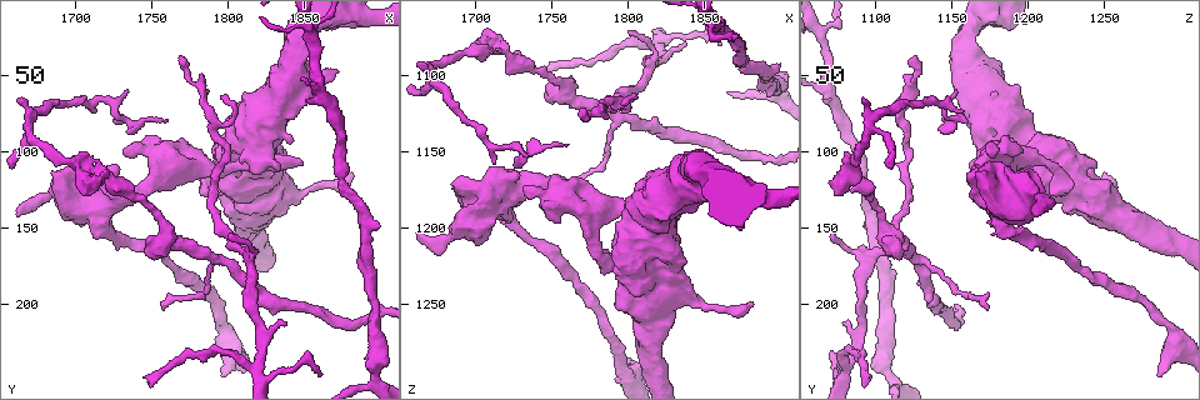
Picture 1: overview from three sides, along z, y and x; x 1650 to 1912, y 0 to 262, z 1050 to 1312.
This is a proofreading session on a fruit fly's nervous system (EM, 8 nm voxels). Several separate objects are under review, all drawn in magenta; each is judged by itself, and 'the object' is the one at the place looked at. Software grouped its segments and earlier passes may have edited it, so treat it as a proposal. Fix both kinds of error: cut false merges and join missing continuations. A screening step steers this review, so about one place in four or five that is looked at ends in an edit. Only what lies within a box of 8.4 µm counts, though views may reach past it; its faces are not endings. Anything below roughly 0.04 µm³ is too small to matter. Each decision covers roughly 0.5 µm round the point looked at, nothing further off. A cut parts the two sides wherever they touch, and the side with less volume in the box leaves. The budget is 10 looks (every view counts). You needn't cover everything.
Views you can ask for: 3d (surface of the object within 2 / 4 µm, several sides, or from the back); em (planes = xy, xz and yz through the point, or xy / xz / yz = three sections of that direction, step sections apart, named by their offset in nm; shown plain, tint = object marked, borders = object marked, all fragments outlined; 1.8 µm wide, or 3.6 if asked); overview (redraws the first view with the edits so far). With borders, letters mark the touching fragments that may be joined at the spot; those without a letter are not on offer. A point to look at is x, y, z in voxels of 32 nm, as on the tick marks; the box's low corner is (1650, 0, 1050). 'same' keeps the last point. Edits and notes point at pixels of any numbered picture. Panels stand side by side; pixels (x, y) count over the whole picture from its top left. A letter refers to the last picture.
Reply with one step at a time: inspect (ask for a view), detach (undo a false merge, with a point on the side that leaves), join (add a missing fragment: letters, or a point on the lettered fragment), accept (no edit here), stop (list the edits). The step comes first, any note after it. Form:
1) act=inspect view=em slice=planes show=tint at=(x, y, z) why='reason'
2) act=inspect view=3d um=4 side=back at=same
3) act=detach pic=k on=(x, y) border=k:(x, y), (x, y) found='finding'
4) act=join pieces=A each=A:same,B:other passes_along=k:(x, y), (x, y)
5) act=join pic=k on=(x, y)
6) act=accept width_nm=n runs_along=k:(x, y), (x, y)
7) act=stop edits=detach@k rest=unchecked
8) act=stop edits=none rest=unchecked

act=inspect view=em slice=xz step=16 show=tint at=(1796, 246, 1286) why='branch stops here'

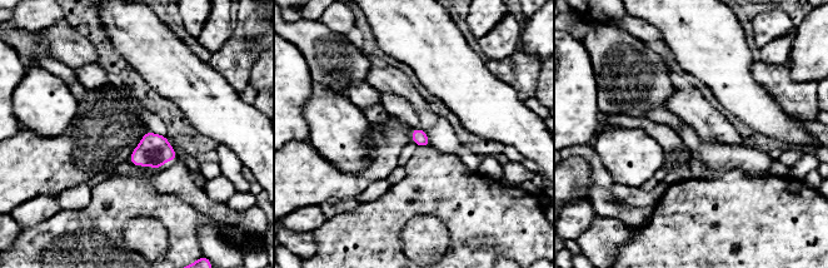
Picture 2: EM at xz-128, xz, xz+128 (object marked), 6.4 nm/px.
act=inspect view=em slice=xz step=16 show=borders at=same why='see the neighbours'

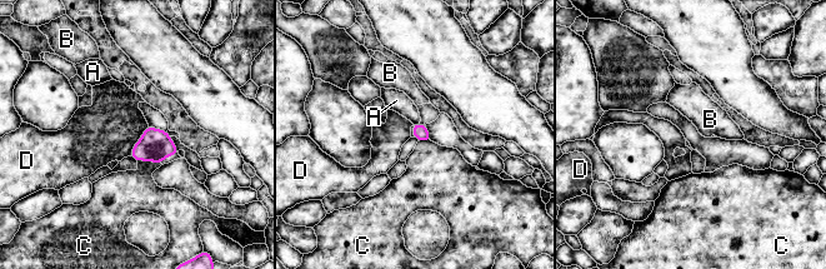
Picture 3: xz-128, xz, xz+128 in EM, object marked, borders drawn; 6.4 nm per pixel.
act=accept each=A:other,B:other,C:other,D:other border=3:(148, 125), (129, 155) found='none of them fits'

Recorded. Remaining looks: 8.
act=inspect view=em slice=xy step=4 show=borders at=(1748, 172, 1116) why='thick end'

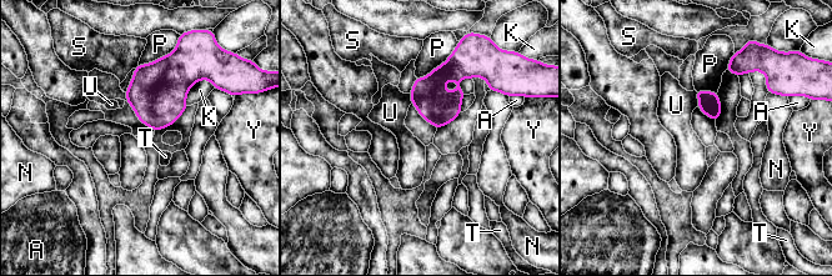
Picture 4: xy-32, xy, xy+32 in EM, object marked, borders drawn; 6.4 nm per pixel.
act=accept longest_contact=P:260nm each=A:other,K:other,N:other,P:other,S:other,T:other,U:other,Y:other border=4:(450, 55), (425, 76), (416, 78) found='none of them fits'

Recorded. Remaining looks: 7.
act=inspect view=em slice=planes show=tint at=(1800, 156, 1074)

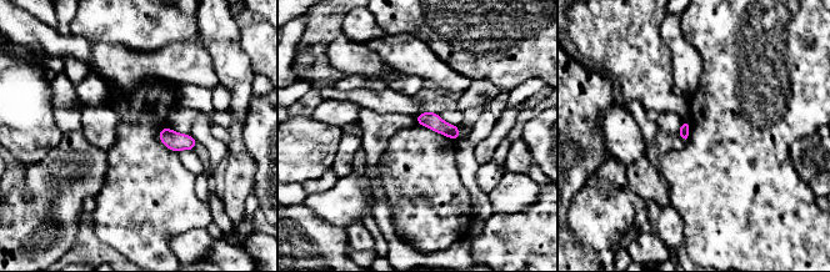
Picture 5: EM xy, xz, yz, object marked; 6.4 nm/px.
act=inspect view=em slice=planes show=borders at=same

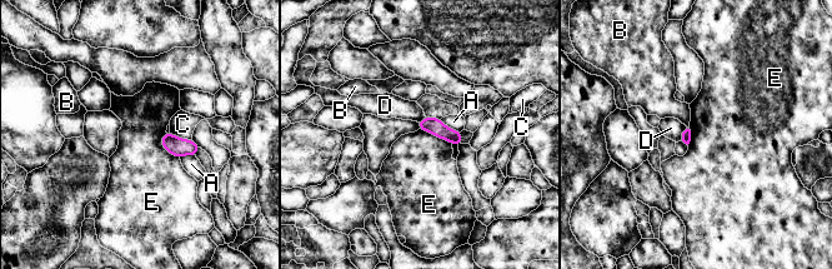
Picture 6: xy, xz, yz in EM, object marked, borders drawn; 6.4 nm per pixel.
act=accept longest_contact=E:240nm each=A:other,B:other,C:other,D:other,E:other border=6:(419, 128), (451, 144) found='no lettered fragment goes on from it'

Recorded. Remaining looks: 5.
act=inspect view=em slice=planes show=borders at=(1770, 36, 1128) why='branch stops here'

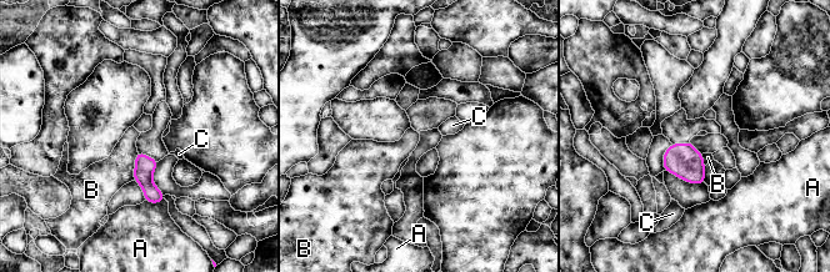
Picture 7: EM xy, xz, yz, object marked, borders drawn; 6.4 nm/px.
act=accept each=A:other,B:other,C:other found='no lettered fragment goes on from it'

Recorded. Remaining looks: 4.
act=stop edits=none rest=unchecked

